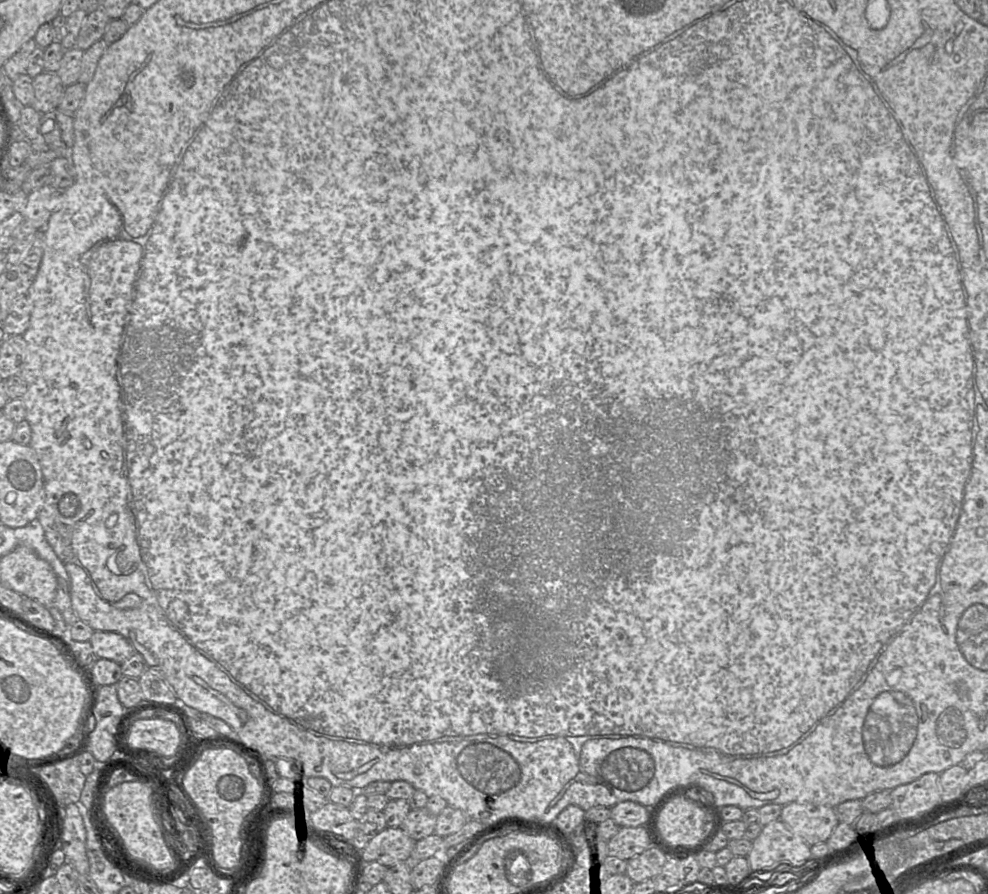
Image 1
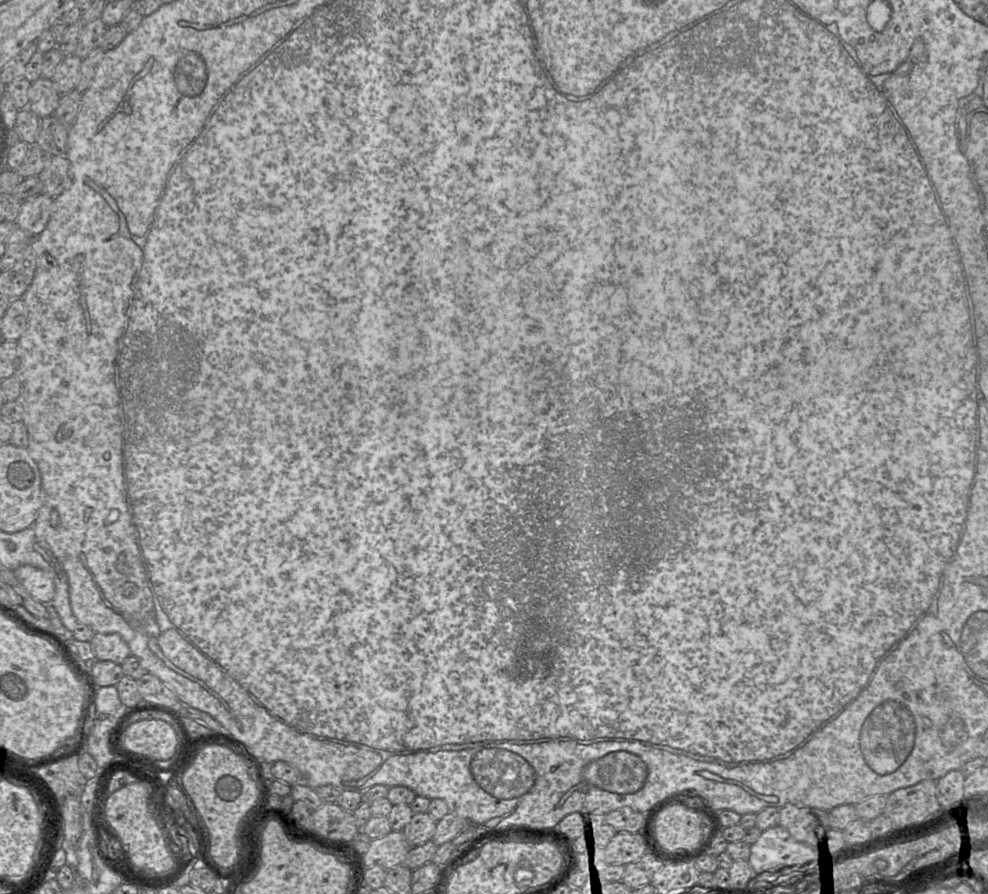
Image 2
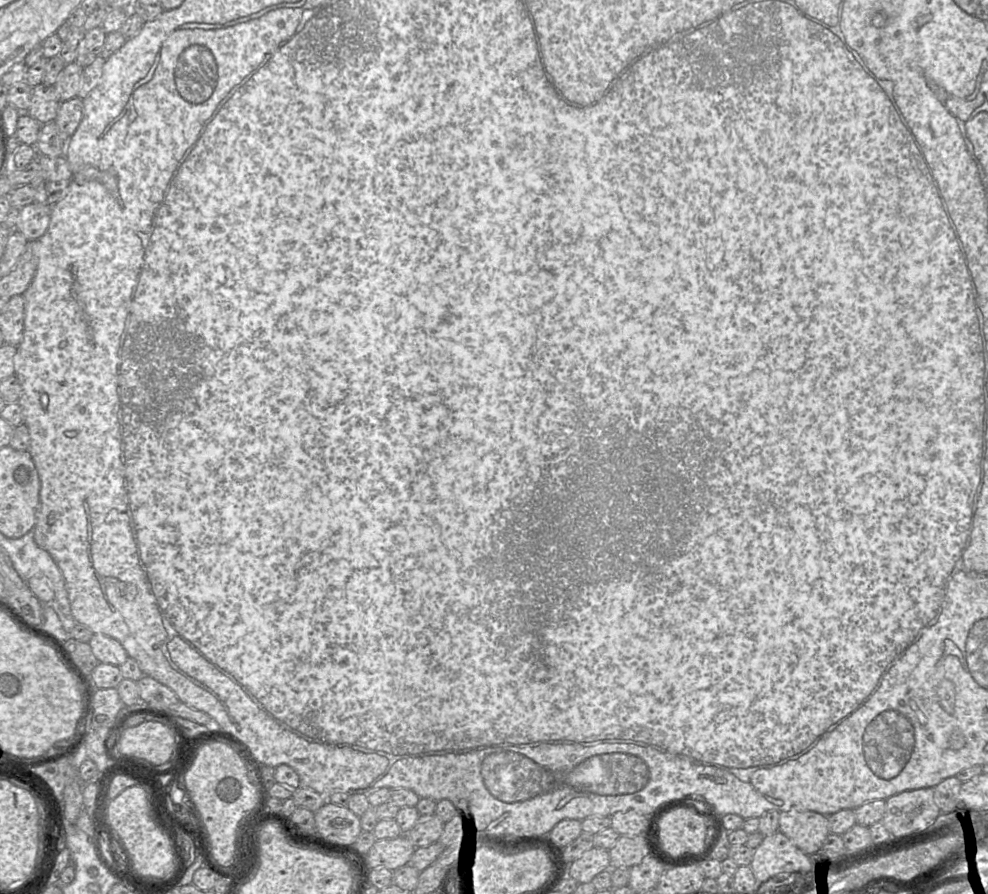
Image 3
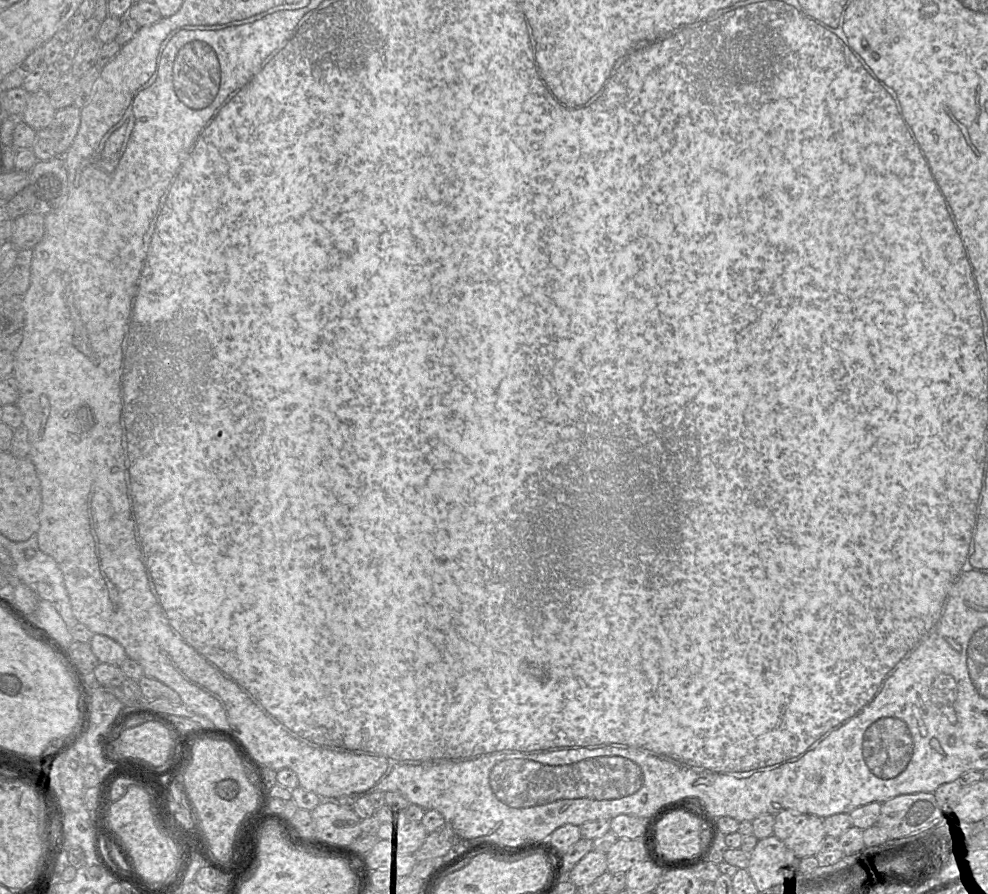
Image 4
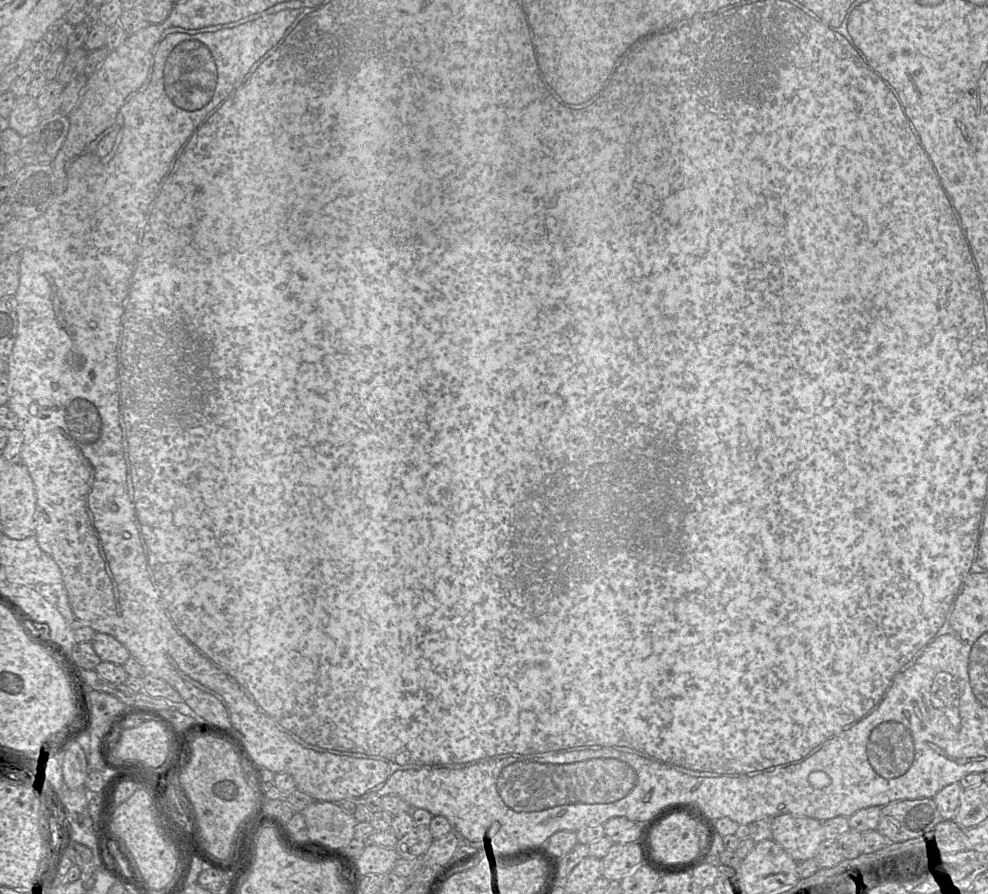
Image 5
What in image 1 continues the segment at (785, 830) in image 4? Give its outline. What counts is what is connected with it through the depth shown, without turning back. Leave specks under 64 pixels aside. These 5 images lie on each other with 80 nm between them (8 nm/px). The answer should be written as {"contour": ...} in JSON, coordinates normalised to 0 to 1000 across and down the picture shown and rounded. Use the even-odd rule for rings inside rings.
{"contour":[[[808,898],[793,902],[789,917],[819,946],[835,943],[849,921],[843,903]]]}

